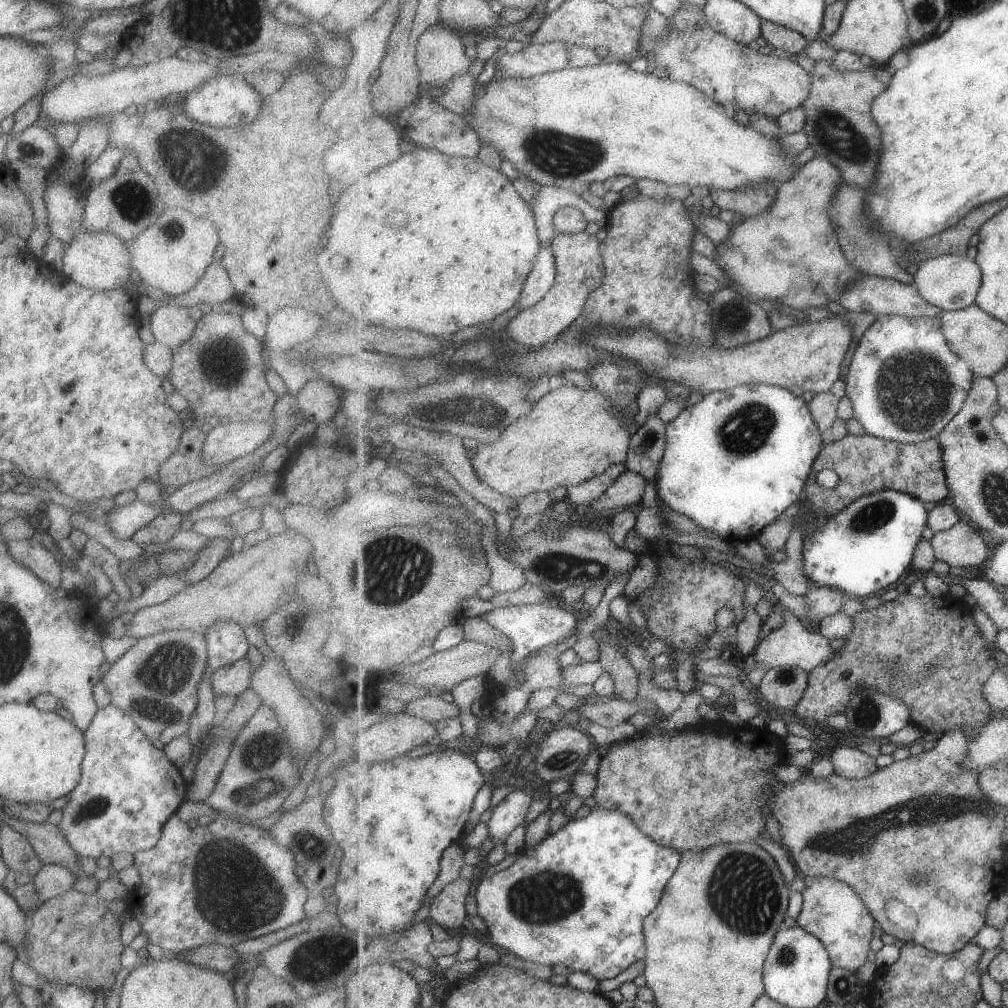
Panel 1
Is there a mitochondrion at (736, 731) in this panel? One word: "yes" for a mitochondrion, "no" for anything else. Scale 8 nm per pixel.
no

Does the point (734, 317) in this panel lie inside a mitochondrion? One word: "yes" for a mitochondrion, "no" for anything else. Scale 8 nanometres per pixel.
yes

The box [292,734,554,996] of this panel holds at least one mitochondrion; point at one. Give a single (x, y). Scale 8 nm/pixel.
(318, 962)

